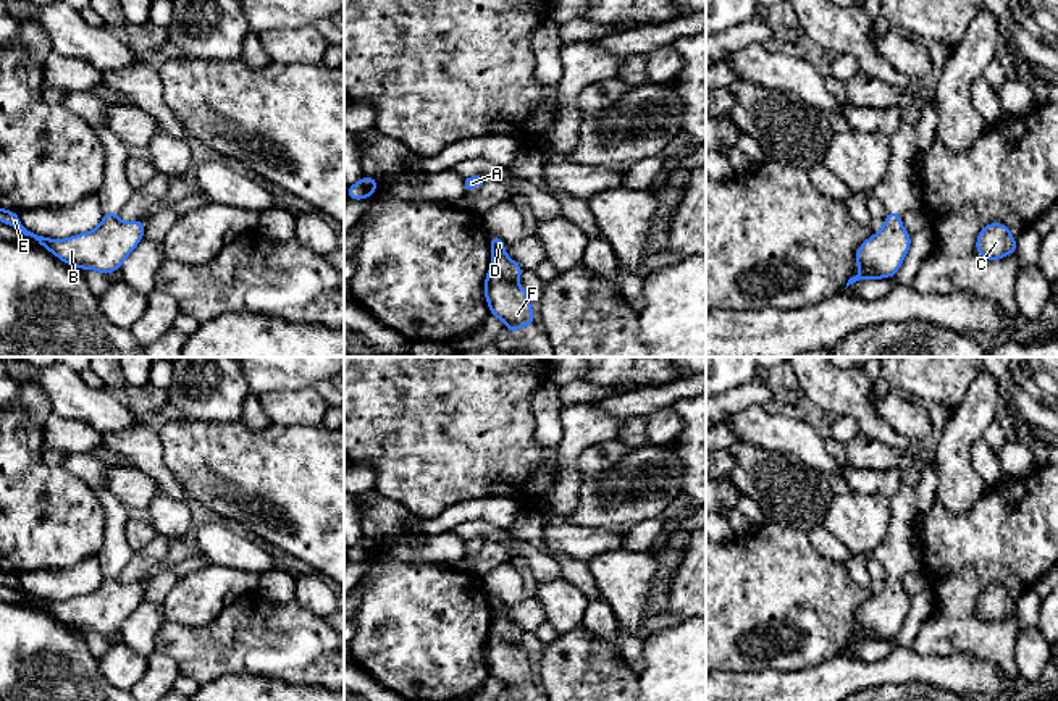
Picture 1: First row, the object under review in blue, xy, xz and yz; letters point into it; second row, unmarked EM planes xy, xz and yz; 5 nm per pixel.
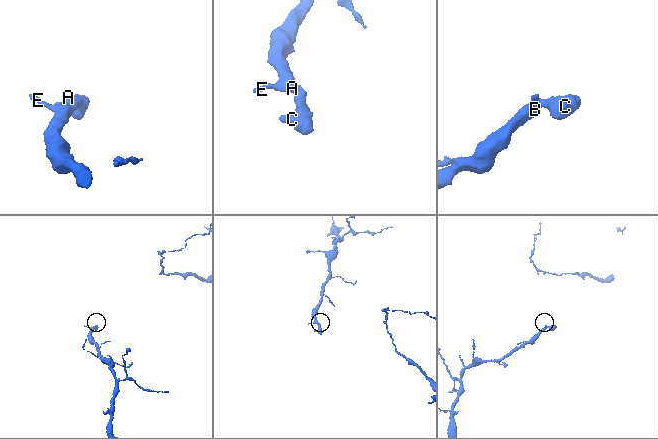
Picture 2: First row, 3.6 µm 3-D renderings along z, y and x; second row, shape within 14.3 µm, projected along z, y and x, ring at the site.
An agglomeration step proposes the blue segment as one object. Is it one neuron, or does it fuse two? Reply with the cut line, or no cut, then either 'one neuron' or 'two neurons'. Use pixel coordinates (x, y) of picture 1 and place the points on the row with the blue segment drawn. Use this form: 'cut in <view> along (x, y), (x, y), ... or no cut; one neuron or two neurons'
no cut; one neuron

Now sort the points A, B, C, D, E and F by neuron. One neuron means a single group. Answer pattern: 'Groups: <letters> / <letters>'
Groups: A B C D E F

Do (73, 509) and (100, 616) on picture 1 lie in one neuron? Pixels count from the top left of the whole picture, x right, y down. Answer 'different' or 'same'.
different

